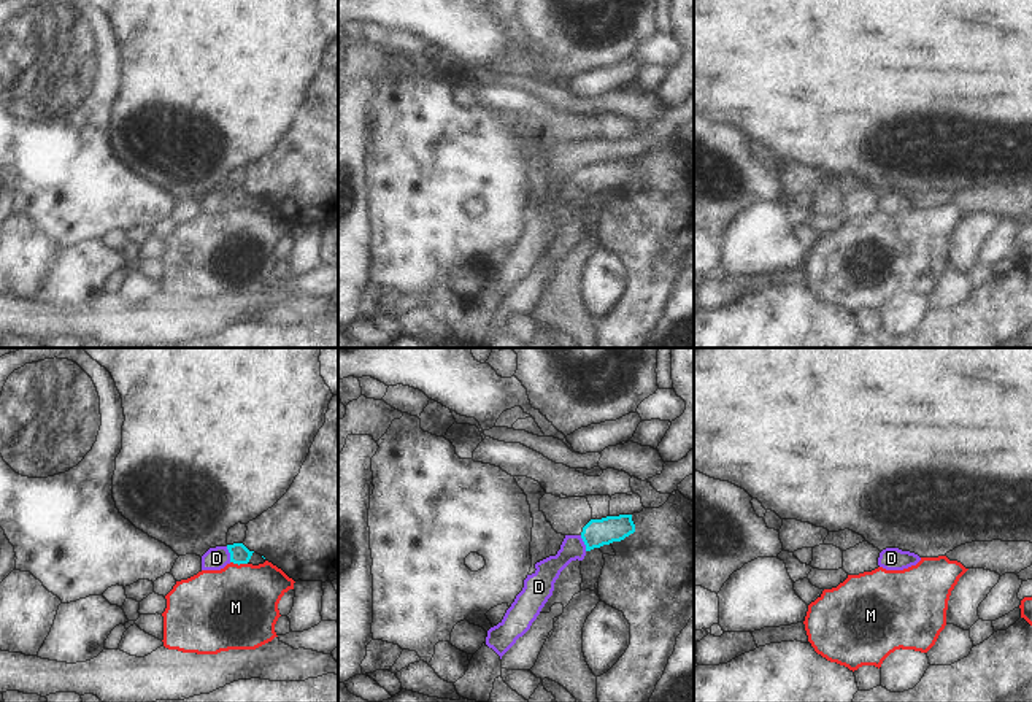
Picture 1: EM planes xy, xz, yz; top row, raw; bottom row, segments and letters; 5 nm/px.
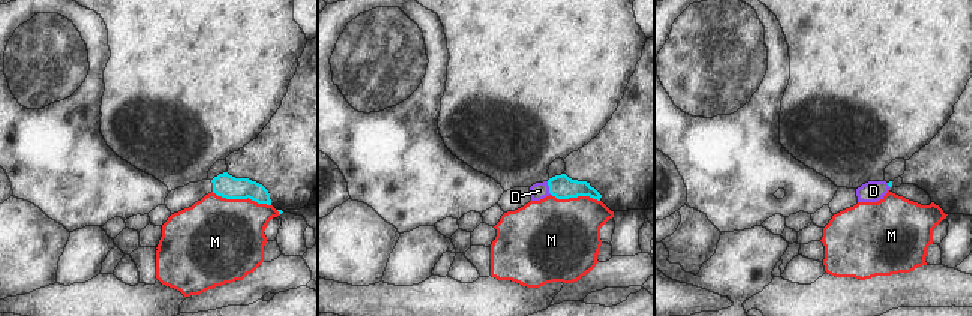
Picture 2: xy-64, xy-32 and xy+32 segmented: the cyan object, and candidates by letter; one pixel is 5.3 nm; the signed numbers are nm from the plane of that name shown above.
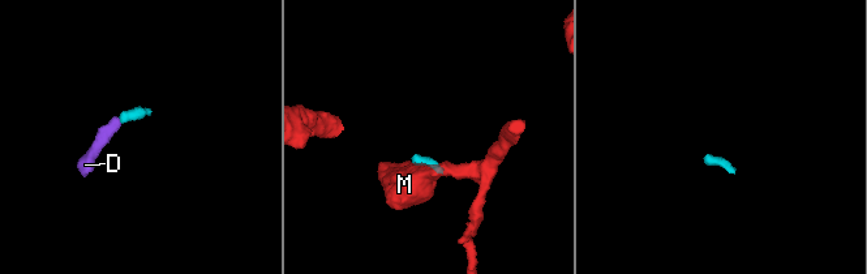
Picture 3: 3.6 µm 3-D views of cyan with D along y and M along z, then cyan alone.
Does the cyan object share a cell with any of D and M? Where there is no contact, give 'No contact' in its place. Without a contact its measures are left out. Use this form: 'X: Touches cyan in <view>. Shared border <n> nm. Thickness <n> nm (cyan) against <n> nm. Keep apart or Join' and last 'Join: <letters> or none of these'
D: Touches cyan in xy. Shared border 80 nm. Thickness 100 nm (cyan) against 110 nm. Join
M: Touches cyan in xy. Shared border 90 nm. Thickness 100 nm (cyan) against 420 nm. Keep apart
Join: D

